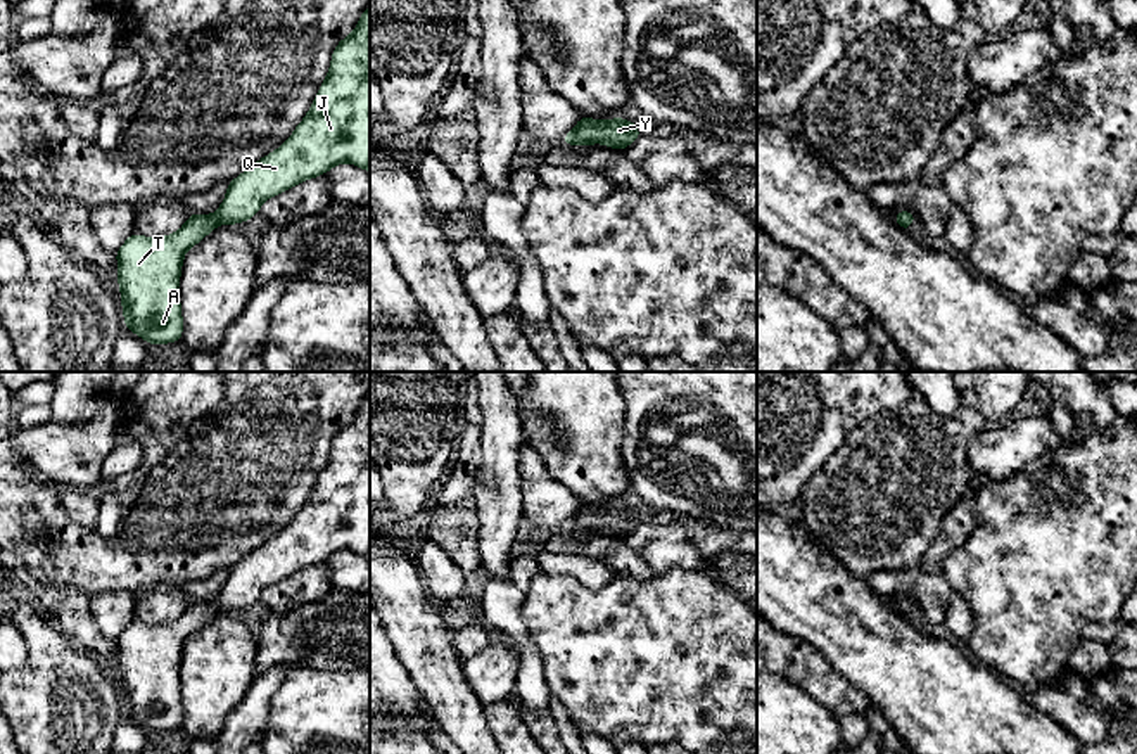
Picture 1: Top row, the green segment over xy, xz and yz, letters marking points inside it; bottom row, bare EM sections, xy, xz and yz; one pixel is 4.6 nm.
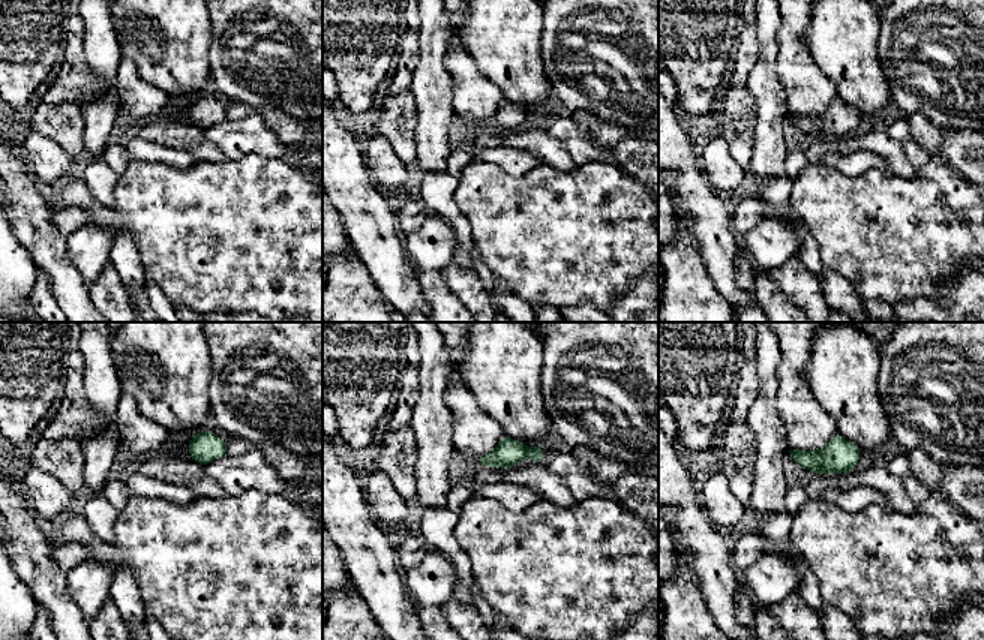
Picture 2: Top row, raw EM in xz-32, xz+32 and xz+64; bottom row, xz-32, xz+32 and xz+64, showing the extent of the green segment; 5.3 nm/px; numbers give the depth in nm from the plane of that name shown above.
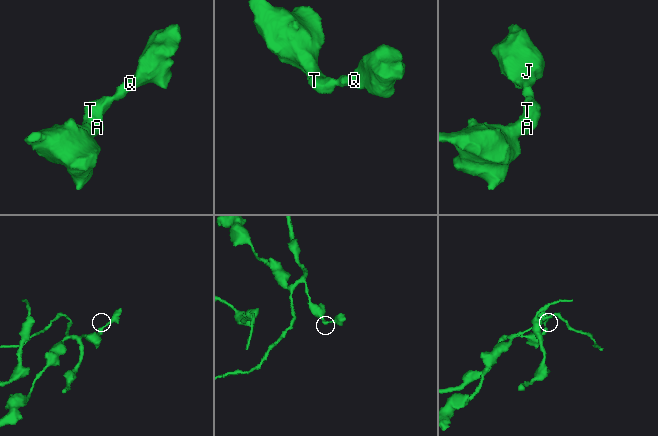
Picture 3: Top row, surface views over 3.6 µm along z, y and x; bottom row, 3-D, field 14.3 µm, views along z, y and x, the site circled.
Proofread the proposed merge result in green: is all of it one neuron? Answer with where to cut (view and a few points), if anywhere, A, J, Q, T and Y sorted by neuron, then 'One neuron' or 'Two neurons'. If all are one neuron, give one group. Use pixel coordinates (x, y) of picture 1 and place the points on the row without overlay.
No split. Groups: A J Q T Y. One neuron

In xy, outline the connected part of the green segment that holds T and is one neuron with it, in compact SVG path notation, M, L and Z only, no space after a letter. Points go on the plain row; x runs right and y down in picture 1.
M370 393L363 398L354 419L333 436L328 462L304 507L283 533L226 571L226 583L214 602L188 602L185 612L168 624L131 621L114 640L124 714L150 733L181 728L180 662L185 640L218 612L232 614L249 609L259 602L266 586L321 564L340 550L356 552L370 560Z

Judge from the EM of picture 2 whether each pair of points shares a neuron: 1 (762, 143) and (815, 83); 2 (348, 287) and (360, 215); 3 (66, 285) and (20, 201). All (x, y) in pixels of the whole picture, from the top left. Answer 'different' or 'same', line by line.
1: different
2: different
3: same

